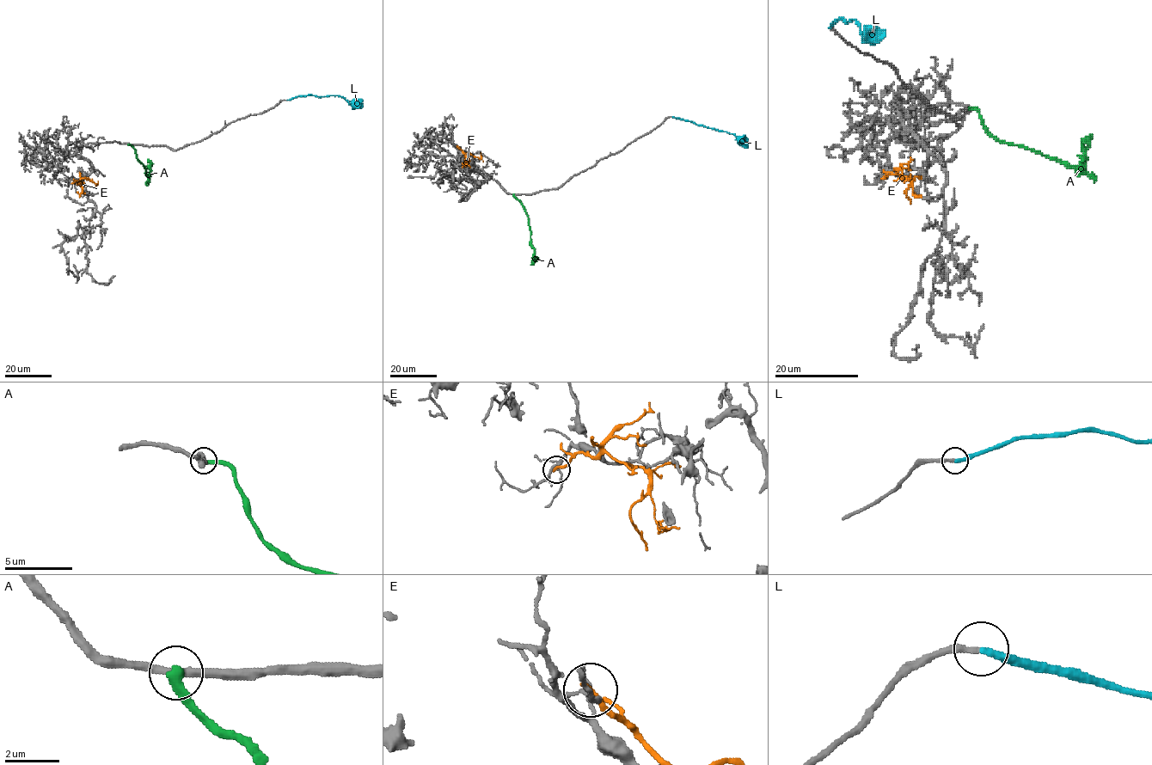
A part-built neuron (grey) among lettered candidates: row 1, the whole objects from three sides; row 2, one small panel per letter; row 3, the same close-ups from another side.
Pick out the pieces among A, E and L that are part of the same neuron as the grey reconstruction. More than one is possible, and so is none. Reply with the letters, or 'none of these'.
none of these

